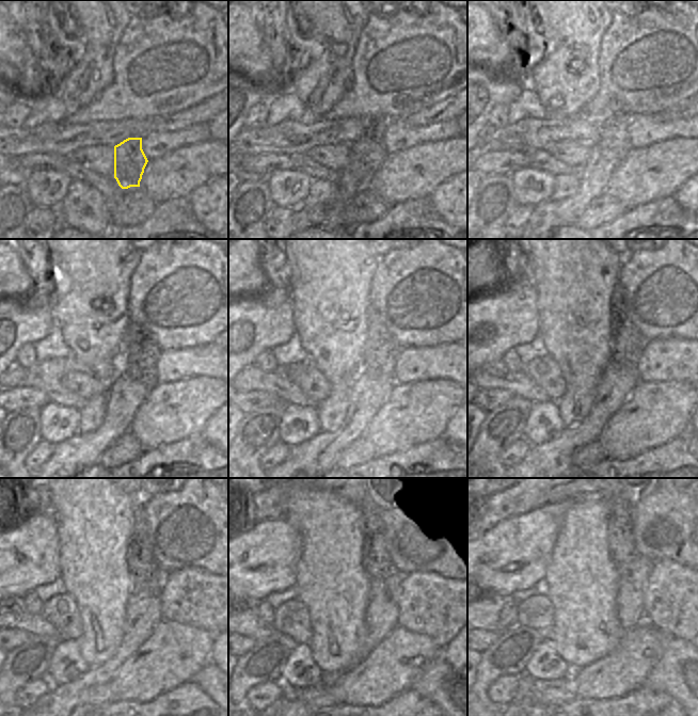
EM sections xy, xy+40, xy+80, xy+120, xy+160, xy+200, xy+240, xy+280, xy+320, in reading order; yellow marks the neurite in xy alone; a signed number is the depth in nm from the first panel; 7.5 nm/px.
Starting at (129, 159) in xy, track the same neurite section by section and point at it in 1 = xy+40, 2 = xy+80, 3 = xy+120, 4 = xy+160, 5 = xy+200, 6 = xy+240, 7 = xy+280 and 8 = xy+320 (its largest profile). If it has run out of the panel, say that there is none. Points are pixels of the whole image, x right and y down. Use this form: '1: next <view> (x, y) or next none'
1: next xy+40 (369, 149)
2: next xy+80 (614, 137)
3: next xy+120 (139, 355)
4: next xy+160 (381, 351)
5: next xy+200 (627, 344)
6: next xy+240 (142, 566)
7: next xy+280 (376, 559)
8: next xy+320 (620, 545)

